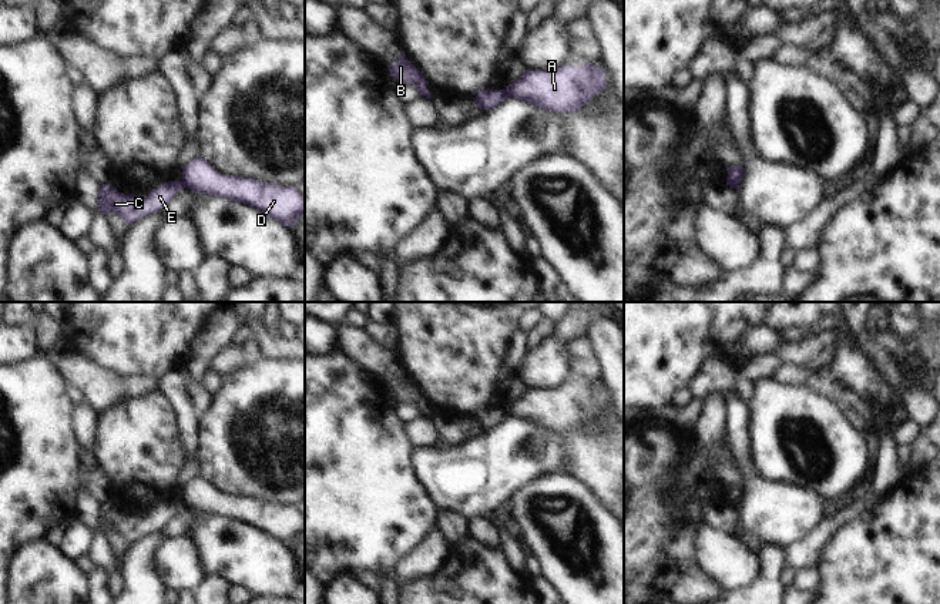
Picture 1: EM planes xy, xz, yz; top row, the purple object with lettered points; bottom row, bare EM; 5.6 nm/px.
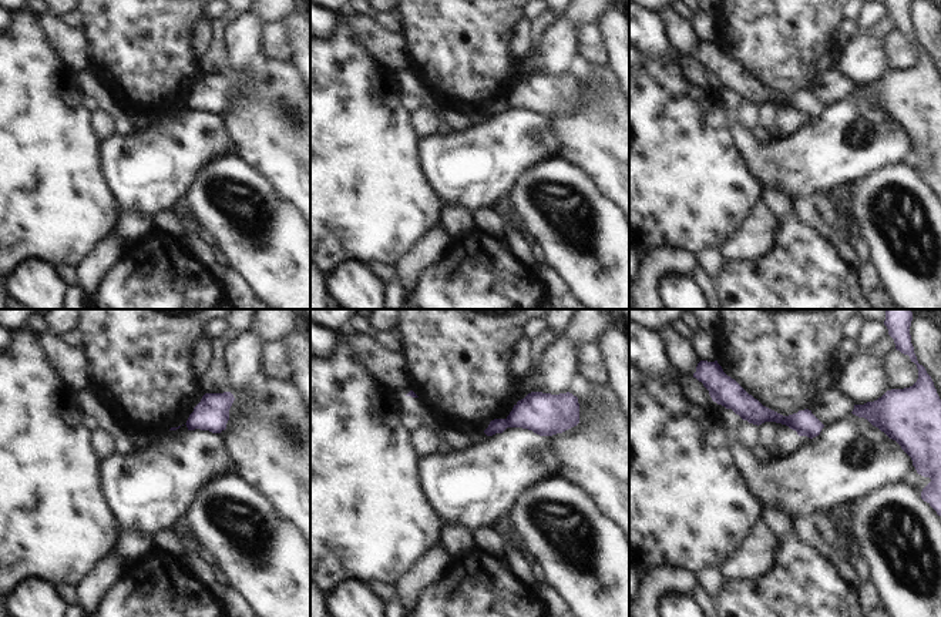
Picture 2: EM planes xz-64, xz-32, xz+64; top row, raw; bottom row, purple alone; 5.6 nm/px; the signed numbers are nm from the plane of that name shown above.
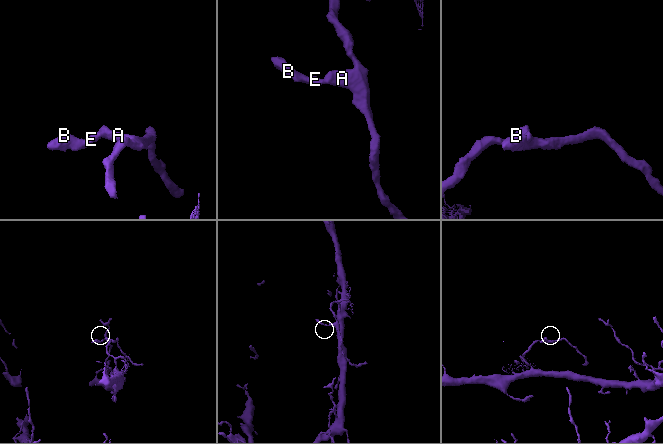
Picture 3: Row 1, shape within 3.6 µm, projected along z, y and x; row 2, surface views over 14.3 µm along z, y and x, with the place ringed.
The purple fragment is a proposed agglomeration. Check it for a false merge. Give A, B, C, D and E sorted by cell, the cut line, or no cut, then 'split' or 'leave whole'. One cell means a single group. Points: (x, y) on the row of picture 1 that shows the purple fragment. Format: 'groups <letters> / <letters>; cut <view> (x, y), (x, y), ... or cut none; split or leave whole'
groups A D / B C E; cut xz (502, 90), (506, 97); split

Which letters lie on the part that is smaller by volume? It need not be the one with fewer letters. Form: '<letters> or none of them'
B, C, E

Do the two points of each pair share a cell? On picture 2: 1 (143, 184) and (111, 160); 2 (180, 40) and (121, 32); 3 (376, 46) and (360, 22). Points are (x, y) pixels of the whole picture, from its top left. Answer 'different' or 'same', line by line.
1: same
2: same
3: same

